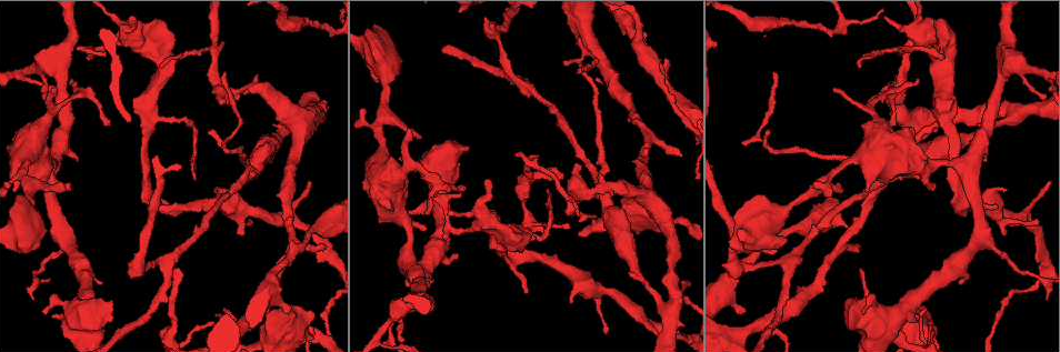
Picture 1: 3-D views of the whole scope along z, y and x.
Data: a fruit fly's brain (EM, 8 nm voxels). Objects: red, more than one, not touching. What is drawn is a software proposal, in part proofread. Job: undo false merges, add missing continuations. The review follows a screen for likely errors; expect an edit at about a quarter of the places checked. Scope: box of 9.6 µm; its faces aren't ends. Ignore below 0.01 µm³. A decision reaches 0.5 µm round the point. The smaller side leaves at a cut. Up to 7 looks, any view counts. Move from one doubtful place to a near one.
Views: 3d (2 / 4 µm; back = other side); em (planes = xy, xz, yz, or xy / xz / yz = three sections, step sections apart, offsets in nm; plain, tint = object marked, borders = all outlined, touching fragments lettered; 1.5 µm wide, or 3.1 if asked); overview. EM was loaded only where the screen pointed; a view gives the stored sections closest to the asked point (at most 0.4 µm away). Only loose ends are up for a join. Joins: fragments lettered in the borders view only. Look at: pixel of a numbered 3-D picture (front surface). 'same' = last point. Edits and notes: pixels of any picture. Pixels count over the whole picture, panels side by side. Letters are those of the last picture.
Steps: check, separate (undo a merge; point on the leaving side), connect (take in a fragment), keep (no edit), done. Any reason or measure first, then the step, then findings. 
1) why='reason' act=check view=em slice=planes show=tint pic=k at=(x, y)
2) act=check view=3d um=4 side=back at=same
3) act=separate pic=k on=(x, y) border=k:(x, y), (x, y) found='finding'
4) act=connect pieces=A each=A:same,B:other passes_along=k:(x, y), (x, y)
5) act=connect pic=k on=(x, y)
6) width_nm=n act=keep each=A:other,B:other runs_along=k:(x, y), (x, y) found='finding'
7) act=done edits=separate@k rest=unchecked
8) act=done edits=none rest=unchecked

why='sudden change in width' act=check view=3d um=4 pic=1 at=(595, 216)

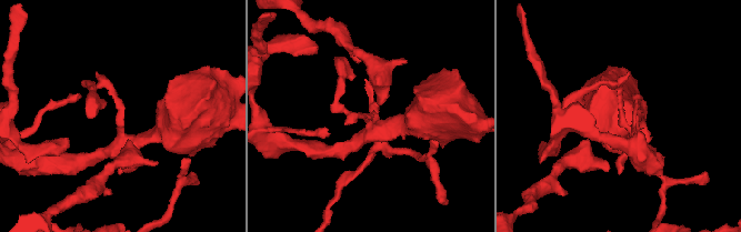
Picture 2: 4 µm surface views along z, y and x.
why='shape alone is not enough' act=check view=em slice=planes show=borders pic=2 at=(620, 124)

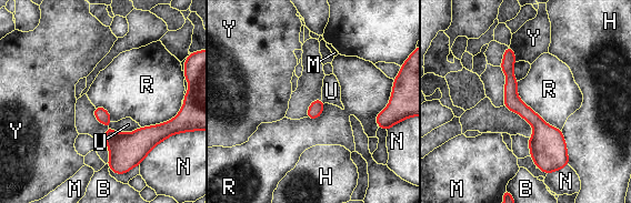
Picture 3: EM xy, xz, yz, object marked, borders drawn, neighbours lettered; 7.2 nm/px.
width_nm=70 act=keep each=B:other,H:other,M:other,N:other,R:other,U:other,Y:other border=3:(517, 81), (518, 97), (561, 130) found='continuous, no second neuron'

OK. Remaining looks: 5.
act=check view=3d um=2 pic=1 at=(598, 299)

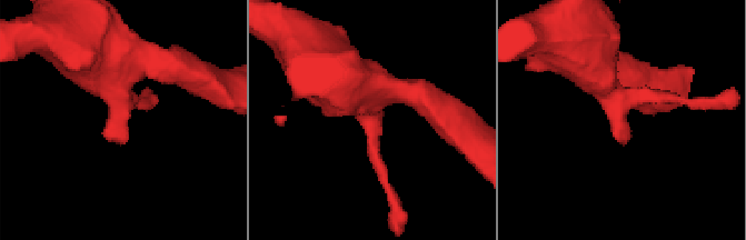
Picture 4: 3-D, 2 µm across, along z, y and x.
why='shape alone is not enough' act=check view=em slice=planes show=borders pic=4 at=(125, 140)

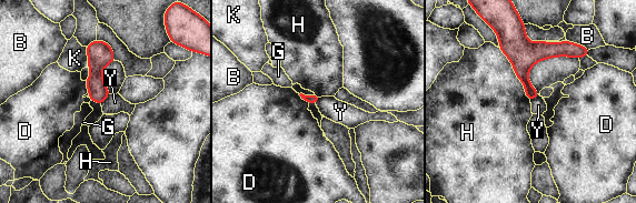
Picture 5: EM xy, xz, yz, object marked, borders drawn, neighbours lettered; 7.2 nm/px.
act=keep each=B:other,D:other,G:other,H:other,K:other,Y:other border=5:(110, 94), (100, 103) found='no lettered fragment goes on from it'

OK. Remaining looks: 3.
why='an open end' act=check view=em slice=xz step=8 show=borders pic=1 at=(960, 284)

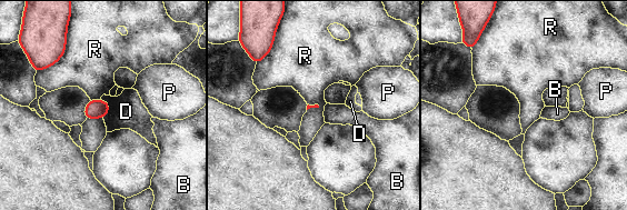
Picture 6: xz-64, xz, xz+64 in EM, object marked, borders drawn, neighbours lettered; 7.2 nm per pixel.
act=check view=em slice=planes show=borders at=same

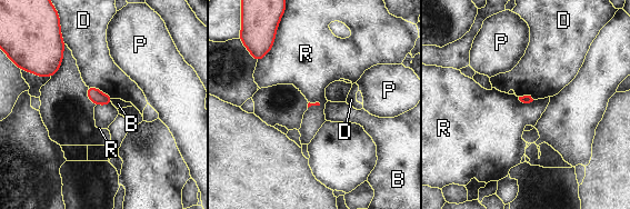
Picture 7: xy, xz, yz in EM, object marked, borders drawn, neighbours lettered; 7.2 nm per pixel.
act=keep each=B:other,D:other,P:other,R:other border=7:(274, 39), (271, 48), (257, 62) found='no lettered fragment goes on from it'

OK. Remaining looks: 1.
act=done edits=none rest=unchecked

